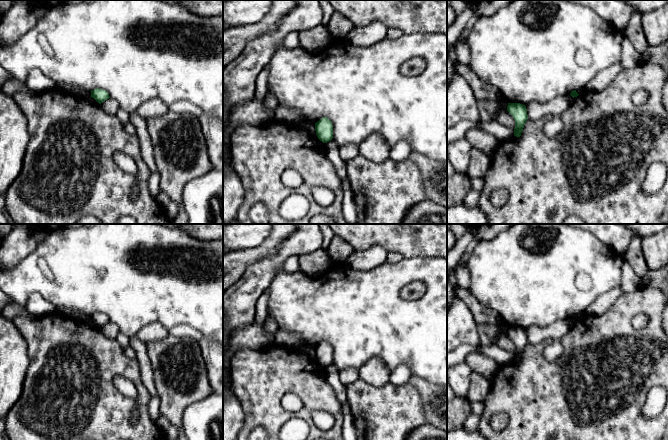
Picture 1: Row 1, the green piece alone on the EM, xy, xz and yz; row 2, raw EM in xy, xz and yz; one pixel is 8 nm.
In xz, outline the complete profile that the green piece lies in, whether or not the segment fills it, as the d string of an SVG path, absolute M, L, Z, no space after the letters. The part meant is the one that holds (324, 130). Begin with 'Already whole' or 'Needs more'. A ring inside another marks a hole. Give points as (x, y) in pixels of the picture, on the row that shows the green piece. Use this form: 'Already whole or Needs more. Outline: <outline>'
Already whole. Outline: M323 117L315 123L315 131L318 139L323 143L327 143L333 138L332 122L327 117Z

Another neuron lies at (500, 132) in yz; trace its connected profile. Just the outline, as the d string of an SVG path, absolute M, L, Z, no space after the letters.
M498 120L490 122L478 121L479 129L493 135L498 141L503 141L514 136L514 129L503 126Z

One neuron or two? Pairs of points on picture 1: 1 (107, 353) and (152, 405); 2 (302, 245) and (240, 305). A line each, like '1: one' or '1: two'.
1: two
2: one

